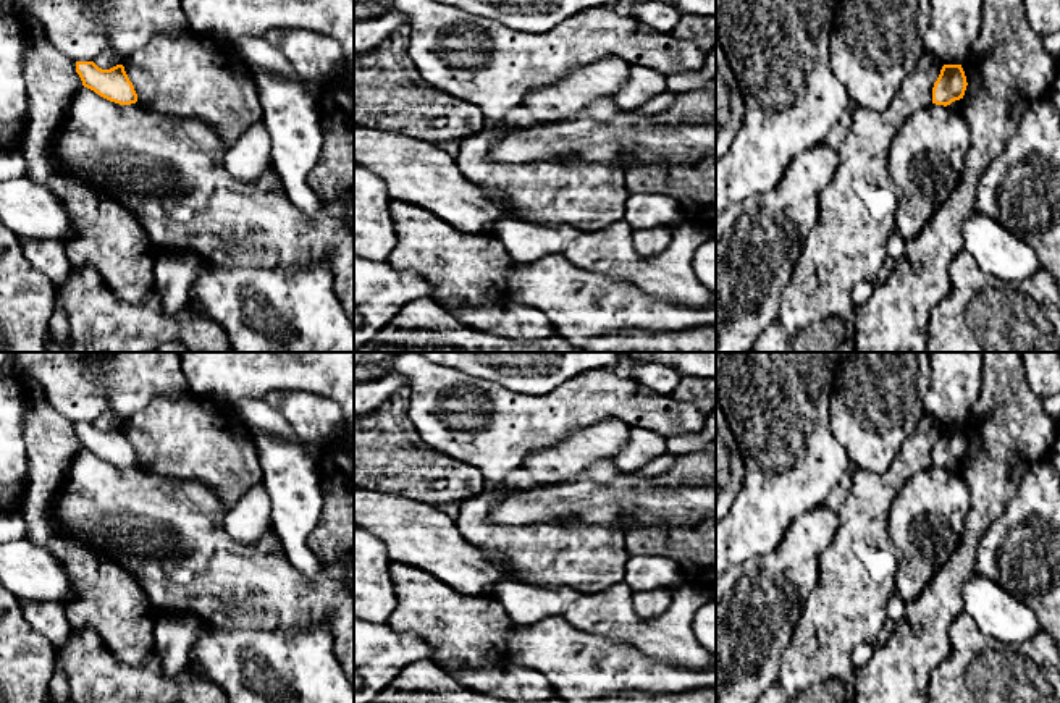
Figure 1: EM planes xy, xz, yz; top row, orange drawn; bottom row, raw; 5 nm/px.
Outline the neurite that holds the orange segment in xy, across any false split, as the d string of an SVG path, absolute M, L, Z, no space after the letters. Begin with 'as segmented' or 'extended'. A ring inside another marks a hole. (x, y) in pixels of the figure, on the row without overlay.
as segmented; M76 423L76 435L79 436L84 449L110 464L120 467L137 464L137 456L123 427L102 431L94 423Z

